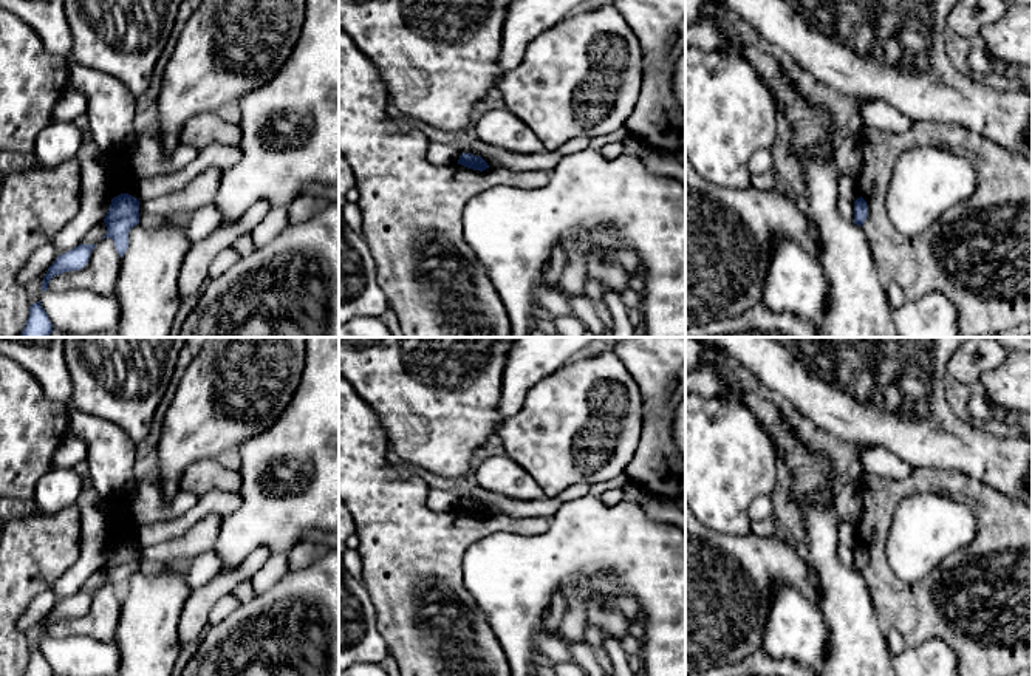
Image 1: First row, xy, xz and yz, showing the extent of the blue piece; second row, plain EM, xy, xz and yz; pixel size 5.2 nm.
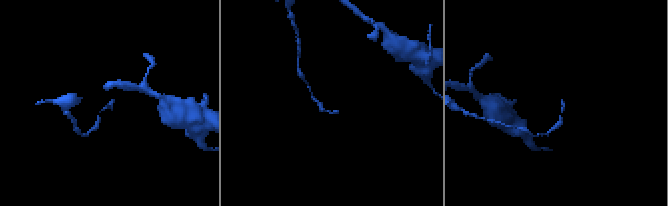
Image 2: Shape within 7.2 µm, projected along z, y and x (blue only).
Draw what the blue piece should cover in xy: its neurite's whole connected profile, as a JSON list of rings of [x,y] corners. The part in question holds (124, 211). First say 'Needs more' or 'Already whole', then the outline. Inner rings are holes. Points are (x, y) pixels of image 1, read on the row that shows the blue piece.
Already whole. [[[128,193],[114,196],[104,223],[107,226],[104,238],[113,240],[116,252],[122,258],[128,248],[128,232],[139,224],[139,201]]]

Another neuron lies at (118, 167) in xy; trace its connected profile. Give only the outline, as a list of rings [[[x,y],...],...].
[[[118,150],[105,155],[107,158],[107,175],[110,183],[111,196],[118,196],[119,193],[125,193],[130,190],[135,176],[130,170],[128,156],[124,150]]]

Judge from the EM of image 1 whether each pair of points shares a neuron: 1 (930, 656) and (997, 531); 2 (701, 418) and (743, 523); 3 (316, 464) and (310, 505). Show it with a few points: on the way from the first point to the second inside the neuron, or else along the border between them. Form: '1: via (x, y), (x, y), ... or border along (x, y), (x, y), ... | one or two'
1: border along (907, 645), (941, 639), (958, 659) | two
2: via (701, 444), (718, 461), (720, 497) | one
3: via (316, 474), (316, 495) | one

